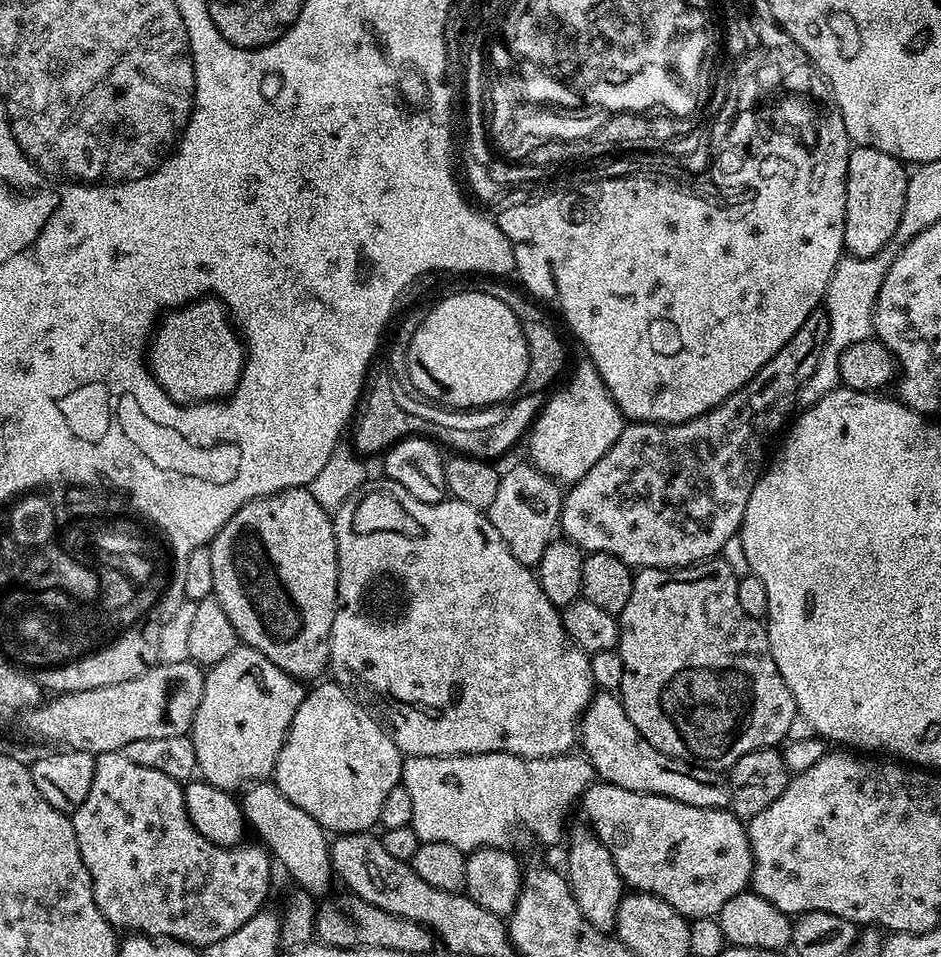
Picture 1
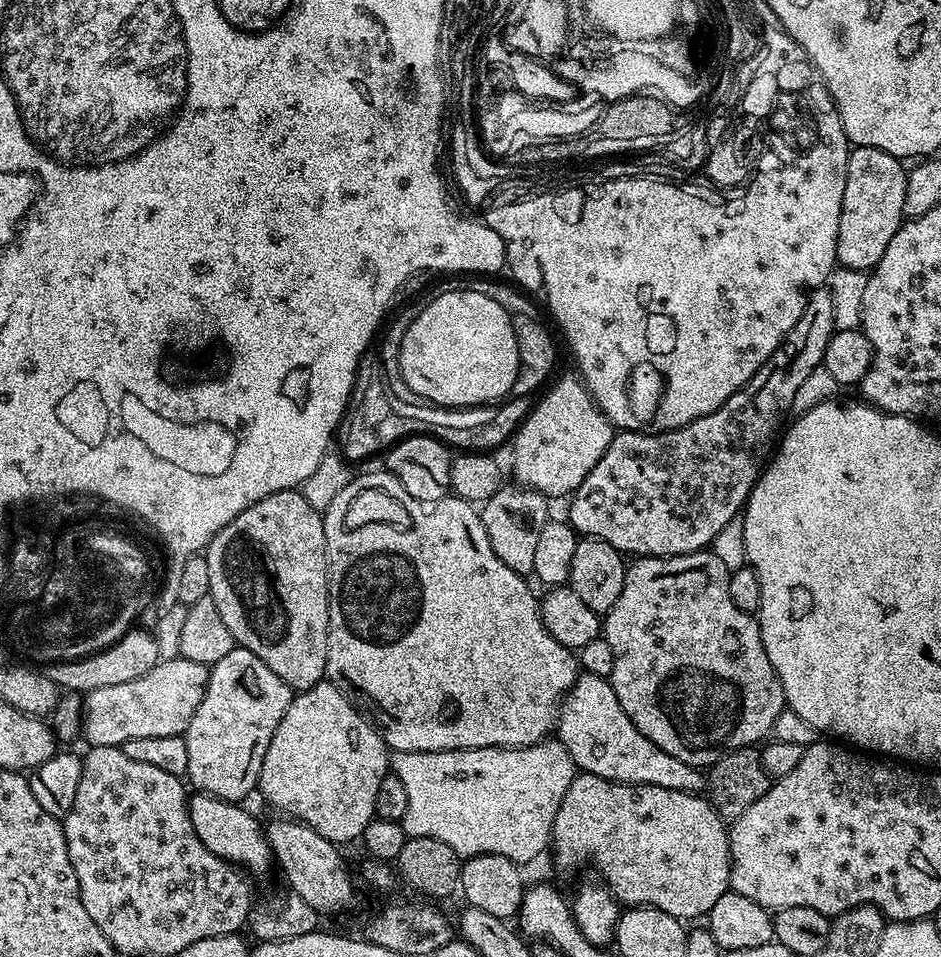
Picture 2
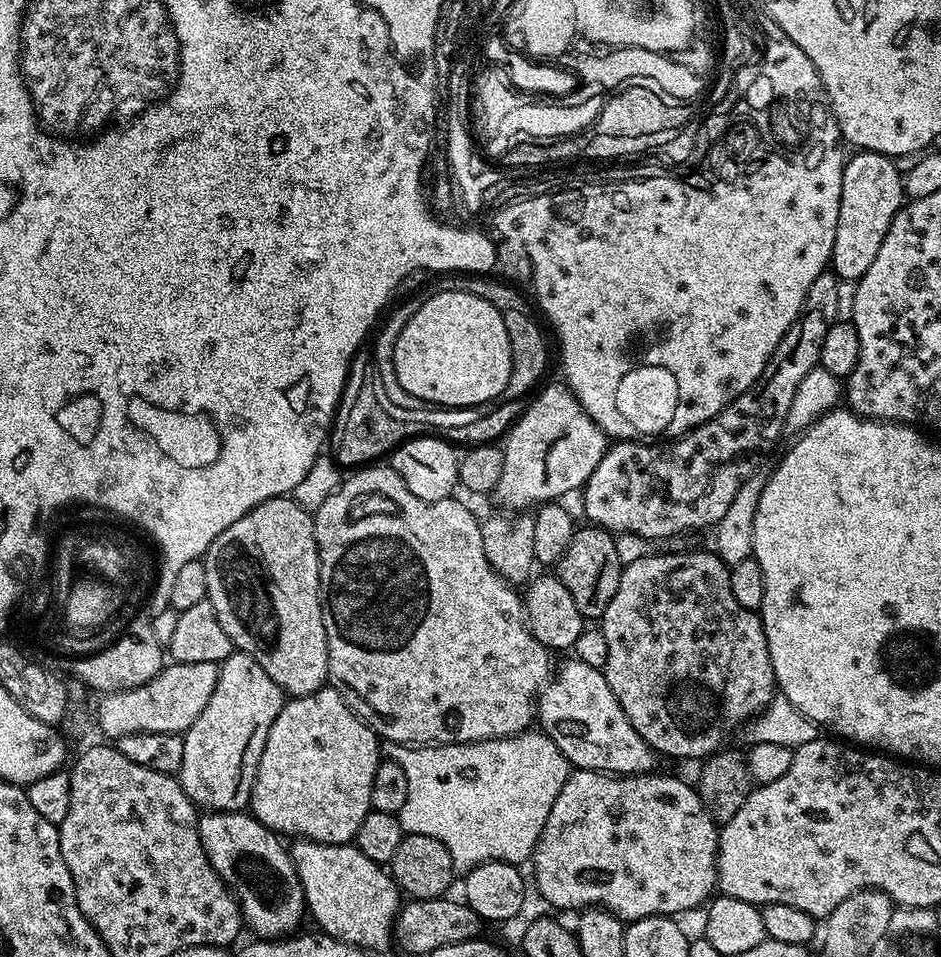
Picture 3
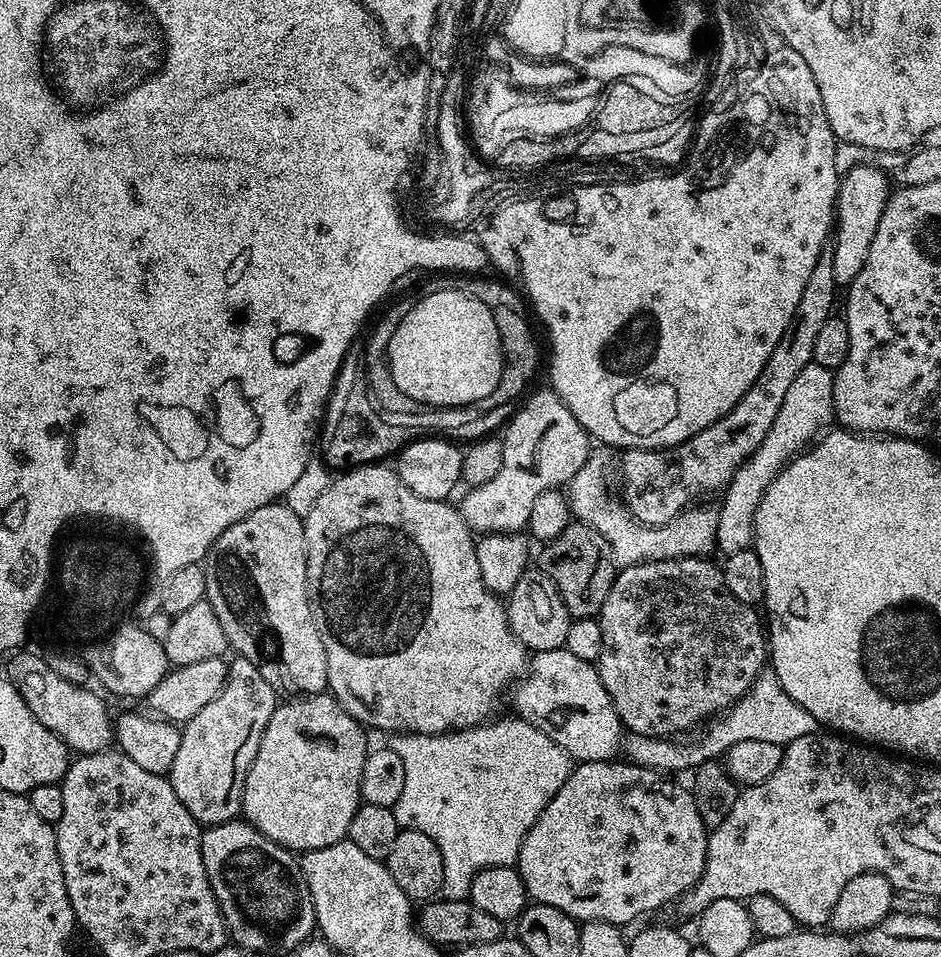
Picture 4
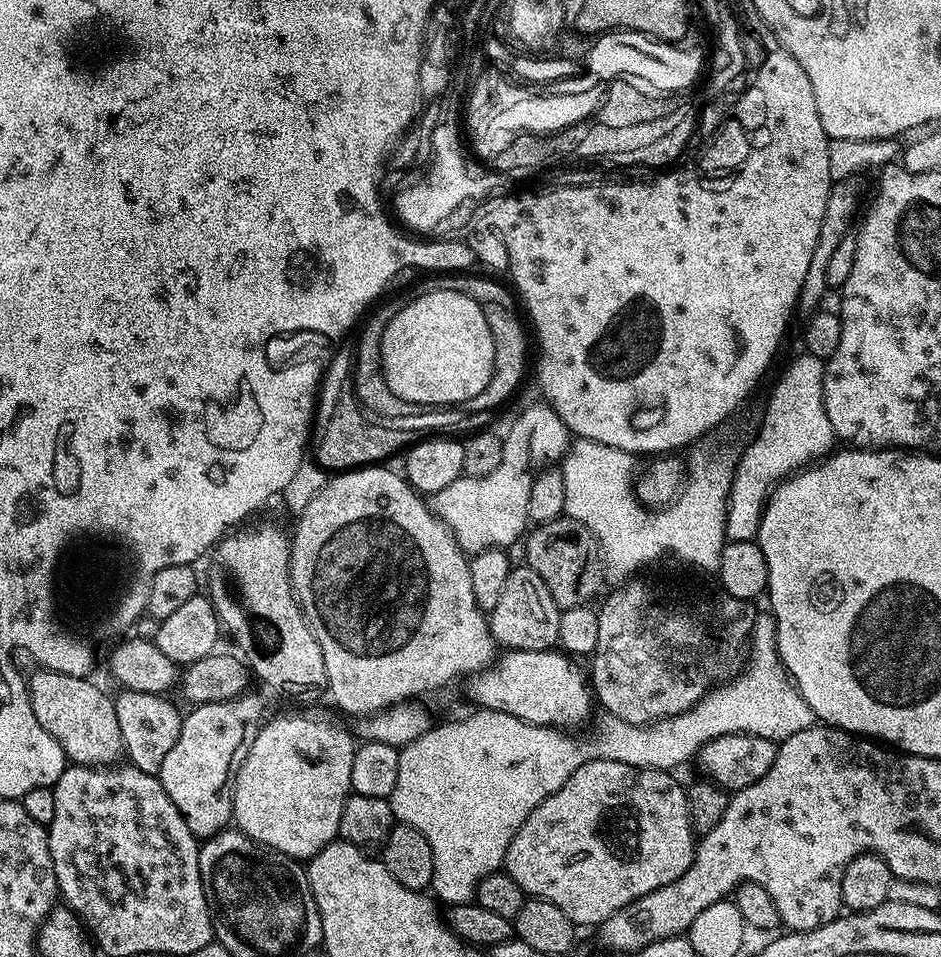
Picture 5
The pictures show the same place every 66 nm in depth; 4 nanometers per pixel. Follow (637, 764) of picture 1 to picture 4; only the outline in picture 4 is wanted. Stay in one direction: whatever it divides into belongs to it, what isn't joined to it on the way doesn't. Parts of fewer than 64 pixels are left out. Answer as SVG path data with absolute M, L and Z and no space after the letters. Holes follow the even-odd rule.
M565 647L538 652L531 658L526 664L528 673L512 696L515 715L525 724L549 733L557 746L577 761L615 757L622 725L612 699L602 686L597 665L591 660L574 658Z

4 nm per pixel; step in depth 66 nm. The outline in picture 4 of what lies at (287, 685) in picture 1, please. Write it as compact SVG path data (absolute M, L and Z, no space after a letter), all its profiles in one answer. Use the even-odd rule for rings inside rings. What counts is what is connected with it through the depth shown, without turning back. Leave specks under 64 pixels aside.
M248 660L231 661L228 687L210 706L202 706L194 718L183 725L178 754L170 769L170 779L178 802L190 810L201 826L224 824L241 815L244 802L244 779L262 742L262 734L278 703L278 692L262 678Z

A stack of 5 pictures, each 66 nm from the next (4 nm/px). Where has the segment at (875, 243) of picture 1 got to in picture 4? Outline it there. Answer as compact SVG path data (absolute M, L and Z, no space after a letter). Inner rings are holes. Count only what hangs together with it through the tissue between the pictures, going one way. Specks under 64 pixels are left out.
M875 163L859 164L854 166L854 170L843 173L840 190L838 193L838 221L834 226L834 243L831 245L833 258L833 272L837 285L847 286L858 276L858 270L862 268L866 260L866 254L870 248L870 242L874 236L874 230L878 226L878 218L881 217L884 204L888 201L890 187L888 180L884 177L884 172L880 168L875 168Z

